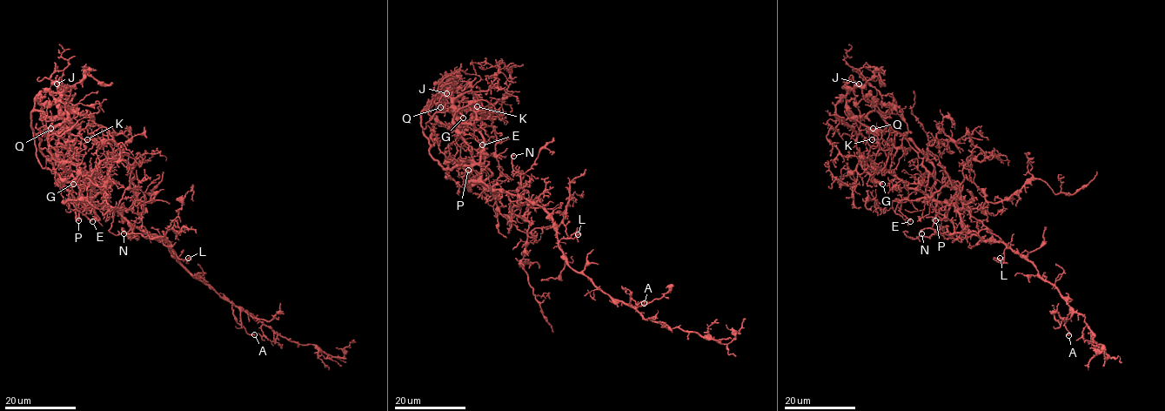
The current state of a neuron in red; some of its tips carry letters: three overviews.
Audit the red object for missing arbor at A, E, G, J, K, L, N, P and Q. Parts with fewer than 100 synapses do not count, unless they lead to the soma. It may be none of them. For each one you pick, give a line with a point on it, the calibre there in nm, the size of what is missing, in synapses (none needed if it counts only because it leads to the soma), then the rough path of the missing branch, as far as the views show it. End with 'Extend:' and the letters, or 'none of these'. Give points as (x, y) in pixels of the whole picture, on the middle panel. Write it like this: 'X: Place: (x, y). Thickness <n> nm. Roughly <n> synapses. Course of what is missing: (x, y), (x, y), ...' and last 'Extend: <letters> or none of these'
P: Place: (468, 170). Thickness 240 nm
Extend: P

